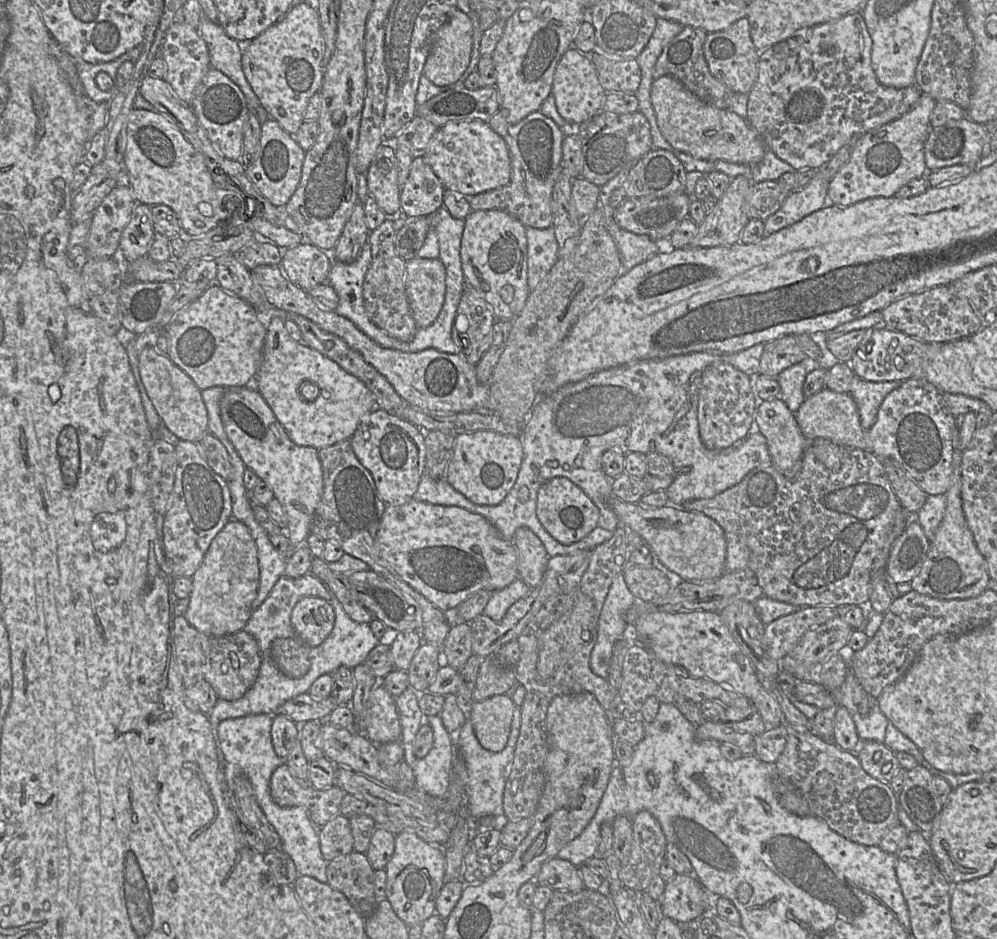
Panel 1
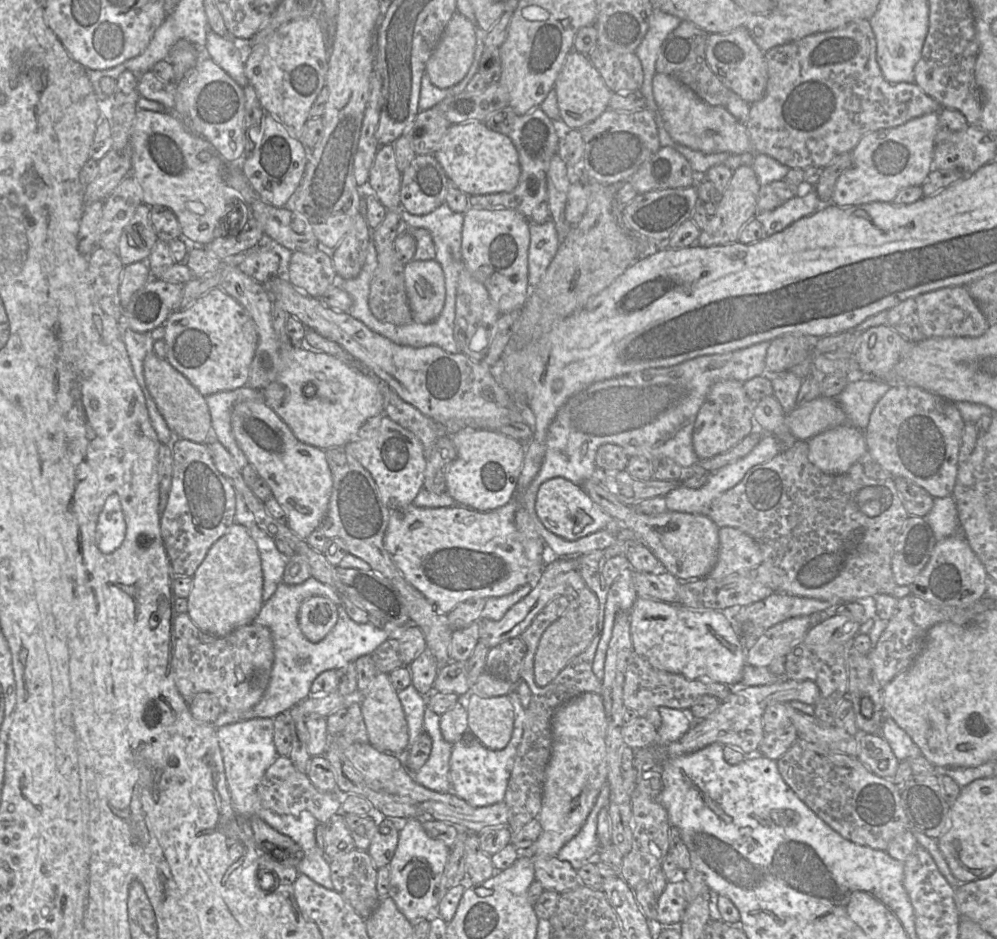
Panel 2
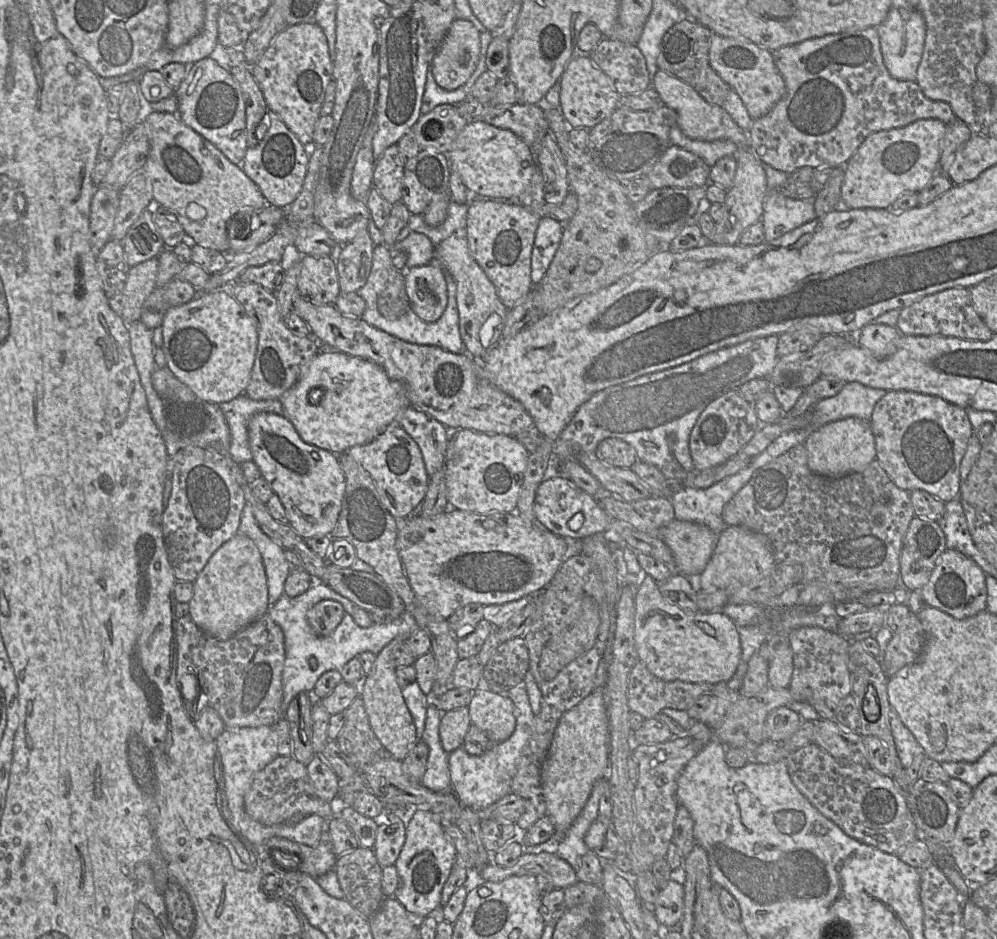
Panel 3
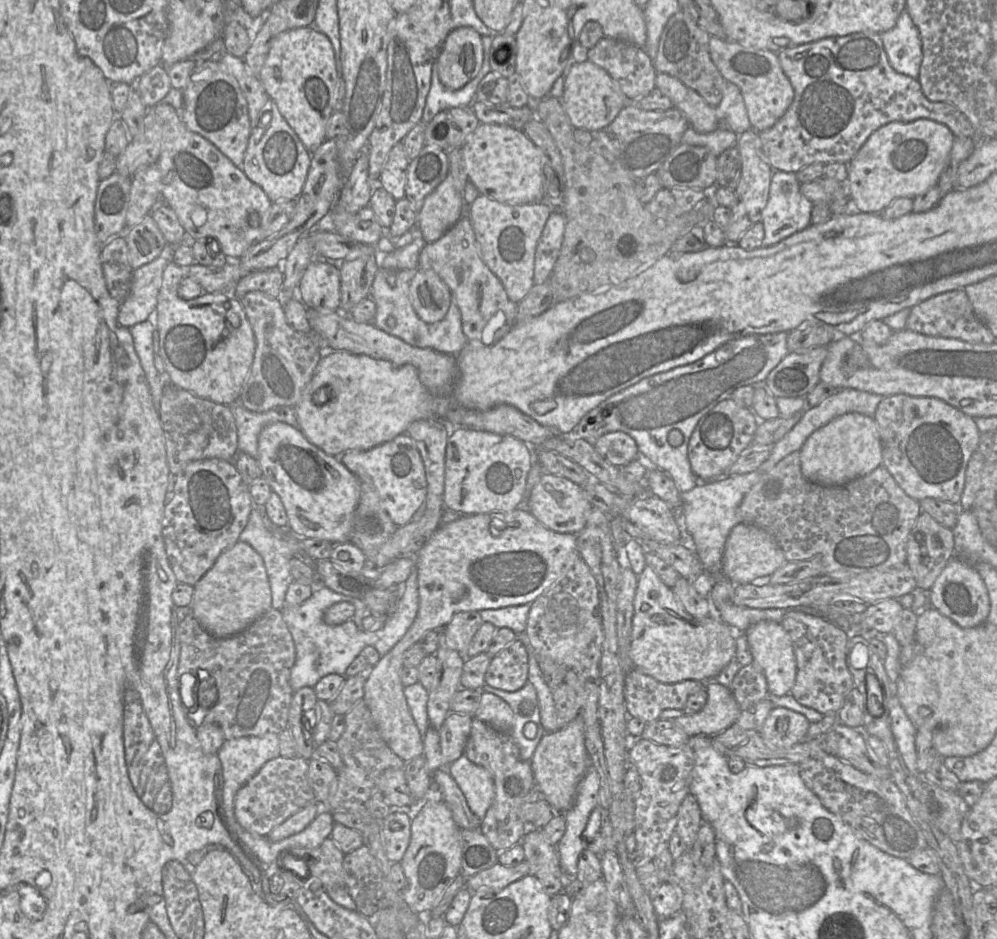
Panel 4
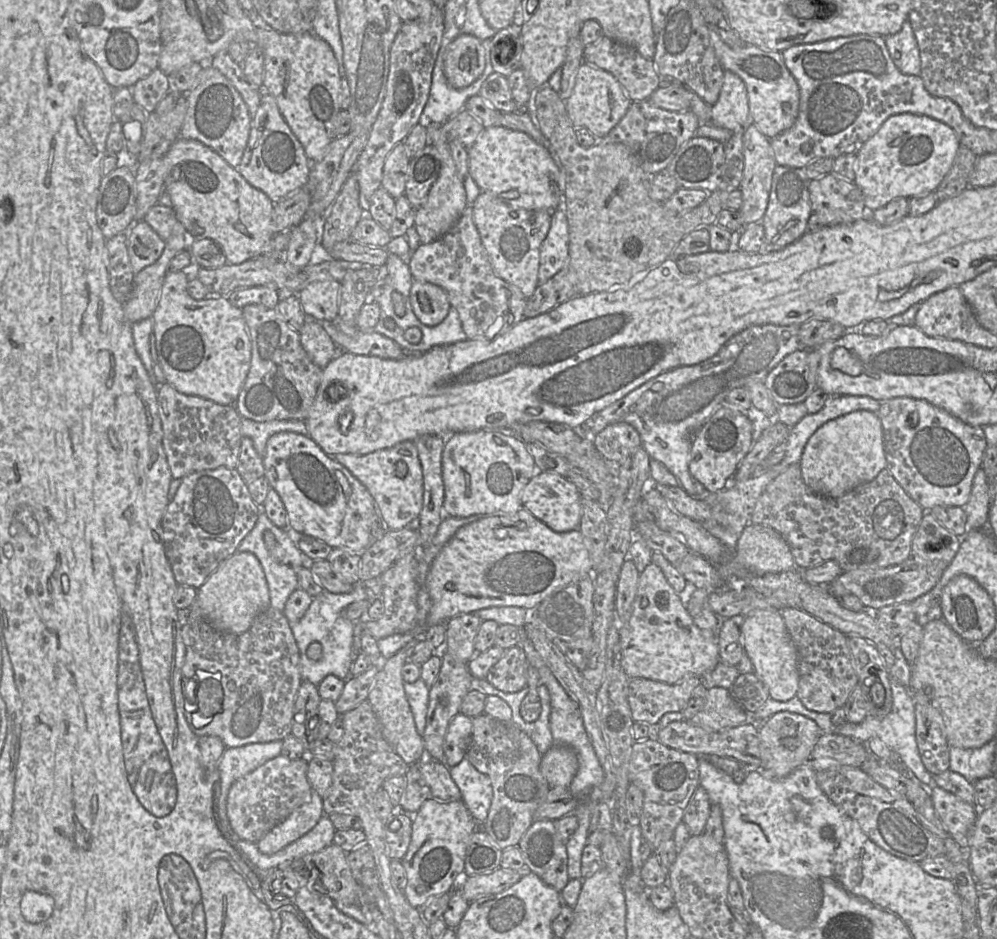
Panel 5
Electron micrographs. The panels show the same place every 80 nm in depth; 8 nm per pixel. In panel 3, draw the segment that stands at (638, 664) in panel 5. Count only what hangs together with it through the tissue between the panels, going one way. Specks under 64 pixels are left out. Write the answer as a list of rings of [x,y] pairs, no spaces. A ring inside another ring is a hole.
[[[645,574],[635,592],[634,646],[639,661],[664,681],[680,680],[694,683],[726,683],[741,662],[738,627],[722,611],[685,611],[668,602],[660,593],[657,581]]]

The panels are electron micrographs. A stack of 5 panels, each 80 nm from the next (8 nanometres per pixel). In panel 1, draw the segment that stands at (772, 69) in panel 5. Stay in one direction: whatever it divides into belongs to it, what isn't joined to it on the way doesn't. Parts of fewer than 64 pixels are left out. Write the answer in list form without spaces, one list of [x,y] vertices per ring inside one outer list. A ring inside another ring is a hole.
[[[747,18],[739,19],[725,30],[707,33],[703,51],[709,70],[717,80],[735,93],[749,93],[757,79],[760,51],[752,42]]]

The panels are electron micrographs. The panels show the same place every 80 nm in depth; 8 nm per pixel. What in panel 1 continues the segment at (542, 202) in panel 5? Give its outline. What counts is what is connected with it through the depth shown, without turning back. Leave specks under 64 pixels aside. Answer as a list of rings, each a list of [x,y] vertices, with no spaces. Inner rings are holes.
[[[457,120],[440,126],[422,157],[446,190],[465,197],[500,188],[510,181],[511,164],[507,144],[483,120]]]

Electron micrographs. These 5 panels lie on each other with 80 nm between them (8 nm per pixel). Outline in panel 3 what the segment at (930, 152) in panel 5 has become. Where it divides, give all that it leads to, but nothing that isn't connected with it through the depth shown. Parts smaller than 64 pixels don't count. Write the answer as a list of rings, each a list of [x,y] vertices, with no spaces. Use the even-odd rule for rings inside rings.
[[[937,119],[917,120],[905,127],[870,134],[845,165],[841,201],[849,209],[888,209],[905,193],[918,193],[939,172],[946,125]]]

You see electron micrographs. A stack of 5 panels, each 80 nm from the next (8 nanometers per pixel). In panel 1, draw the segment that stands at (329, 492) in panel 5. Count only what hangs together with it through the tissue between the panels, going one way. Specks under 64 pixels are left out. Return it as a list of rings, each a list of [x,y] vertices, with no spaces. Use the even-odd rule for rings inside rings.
[[[251,385],[227,388],[220,400],[220,412],[225,432],[245,466],[269,485],[274,498],[284,508],[287,516],[284,532],[289,545],[287,553],[283,555],[290,557],[310,534],[310,524],[323,493],[323,472],[318,450],[295,444],[264,398]]]

